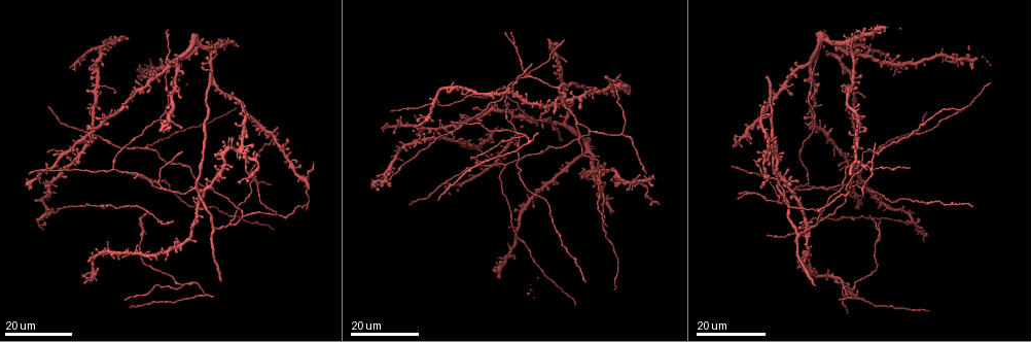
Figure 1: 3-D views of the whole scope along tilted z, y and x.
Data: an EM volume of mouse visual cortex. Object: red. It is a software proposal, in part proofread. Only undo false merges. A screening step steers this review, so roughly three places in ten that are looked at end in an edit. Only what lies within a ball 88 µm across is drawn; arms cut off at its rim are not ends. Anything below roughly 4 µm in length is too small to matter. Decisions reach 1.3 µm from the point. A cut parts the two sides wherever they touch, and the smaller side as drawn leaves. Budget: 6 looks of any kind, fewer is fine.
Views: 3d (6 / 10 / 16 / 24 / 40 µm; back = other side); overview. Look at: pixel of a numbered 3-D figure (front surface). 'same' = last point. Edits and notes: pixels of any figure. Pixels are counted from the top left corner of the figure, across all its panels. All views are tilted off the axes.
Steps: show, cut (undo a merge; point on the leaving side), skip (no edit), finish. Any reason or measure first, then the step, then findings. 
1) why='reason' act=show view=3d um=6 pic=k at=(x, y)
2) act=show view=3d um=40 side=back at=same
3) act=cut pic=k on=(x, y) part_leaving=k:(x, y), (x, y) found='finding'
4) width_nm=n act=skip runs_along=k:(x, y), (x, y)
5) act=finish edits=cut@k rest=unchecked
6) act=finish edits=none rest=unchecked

why='three arms meet' act=show view=3d um=16 pic=1 at=(232, 222)

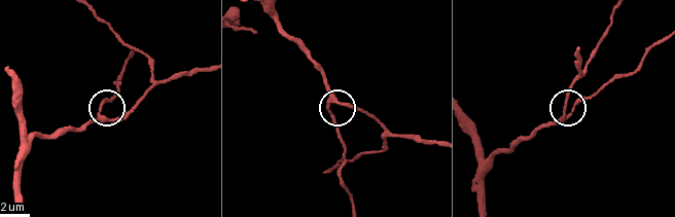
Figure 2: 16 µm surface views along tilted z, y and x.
why='zoom in' act=show view=3d um=6 pic=2 at=(332, 101)

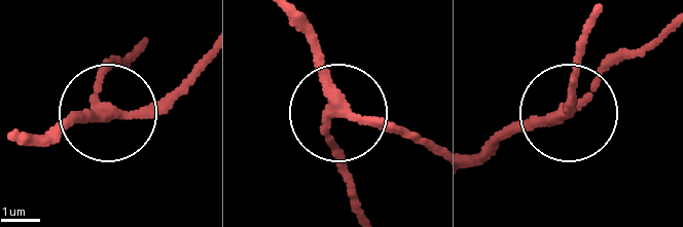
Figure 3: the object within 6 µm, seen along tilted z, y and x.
side_arm_um=68 arms=3 act=skip found='one neuron here'

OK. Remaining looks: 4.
why='three arms meet' act=show view=3d um=24 pic=1 at=(198, 284)

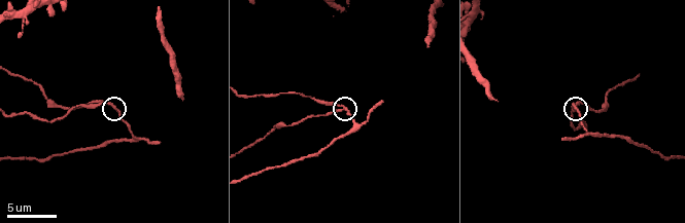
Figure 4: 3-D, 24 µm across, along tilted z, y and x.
act=show view=3d um=10 pic=4 at=(342, 107)

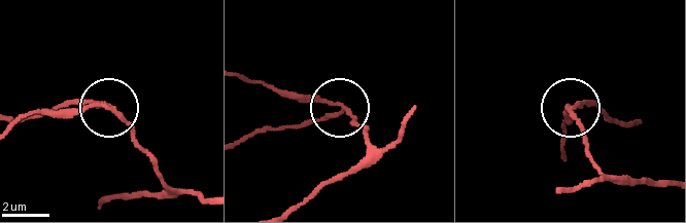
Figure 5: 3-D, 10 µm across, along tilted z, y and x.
width_nm=160 act=cut pic=5 on=(83, 100) part_leaving=5:(112, 109), (76, 102), (12, 117) found='two neurons meet here'

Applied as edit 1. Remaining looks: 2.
why='looks like a crossing' act=show view=3d um=24 pic=1 at=(951, 56)

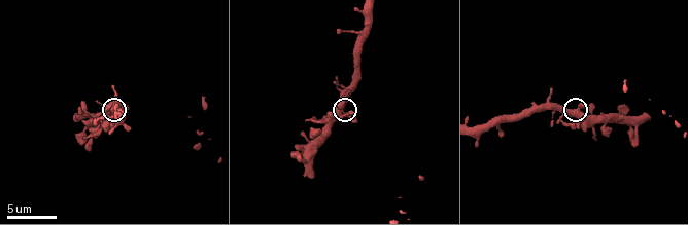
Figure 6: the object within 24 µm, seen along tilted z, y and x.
why='zoom in' act=show view=3d um=10 pic=6 at=(578, 112)

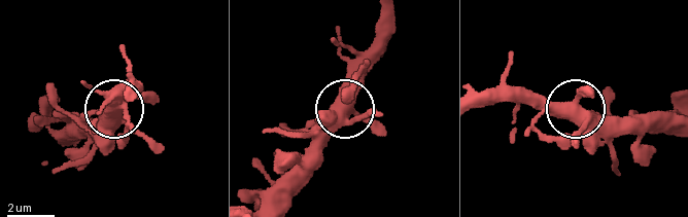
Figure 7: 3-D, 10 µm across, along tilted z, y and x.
side_arm_um=12 act=skip runs_along=7:(387, 11), (381, 47), (351, 107), (359, 116), (382, 113) found='continuous, no second neuron'

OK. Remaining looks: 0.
act=finish edits=cut@5 rest=unchecked

